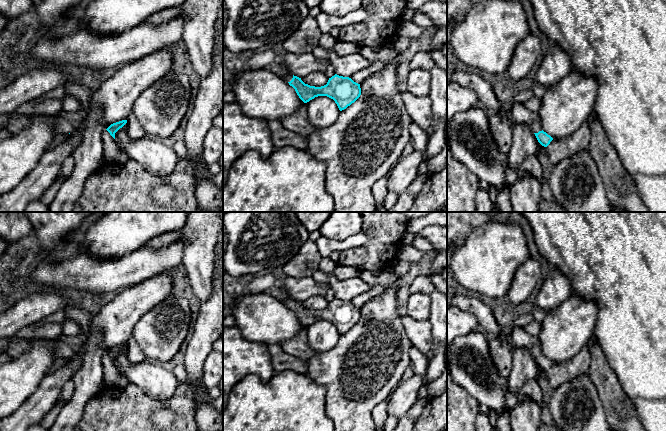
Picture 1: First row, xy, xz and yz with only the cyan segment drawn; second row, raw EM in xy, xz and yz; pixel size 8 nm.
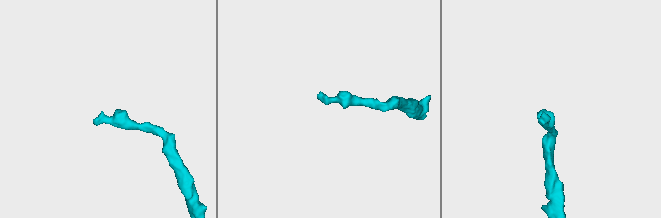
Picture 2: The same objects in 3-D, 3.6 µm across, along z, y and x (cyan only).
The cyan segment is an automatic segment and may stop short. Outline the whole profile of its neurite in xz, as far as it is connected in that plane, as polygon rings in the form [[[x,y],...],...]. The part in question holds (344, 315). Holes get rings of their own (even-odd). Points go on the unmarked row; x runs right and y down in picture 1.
[[[287,296],[285,304],[292,310],[299,322],[307,327],[318,320],[327,320],[335,325],[340,335],[354,327],[361,319],[360,308],[349,301],[335,298],[321,311],[305,308],[301,302]]]

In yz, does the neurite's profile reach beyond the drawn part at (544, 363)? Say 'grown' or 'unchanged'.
grown

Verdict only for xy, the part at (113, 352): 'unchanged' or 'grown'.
unchanged

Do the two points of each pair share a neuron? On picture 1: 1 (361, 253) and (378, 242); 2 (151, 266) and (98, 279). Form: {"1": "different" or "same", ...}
{"1": "same", "2": "same"}

